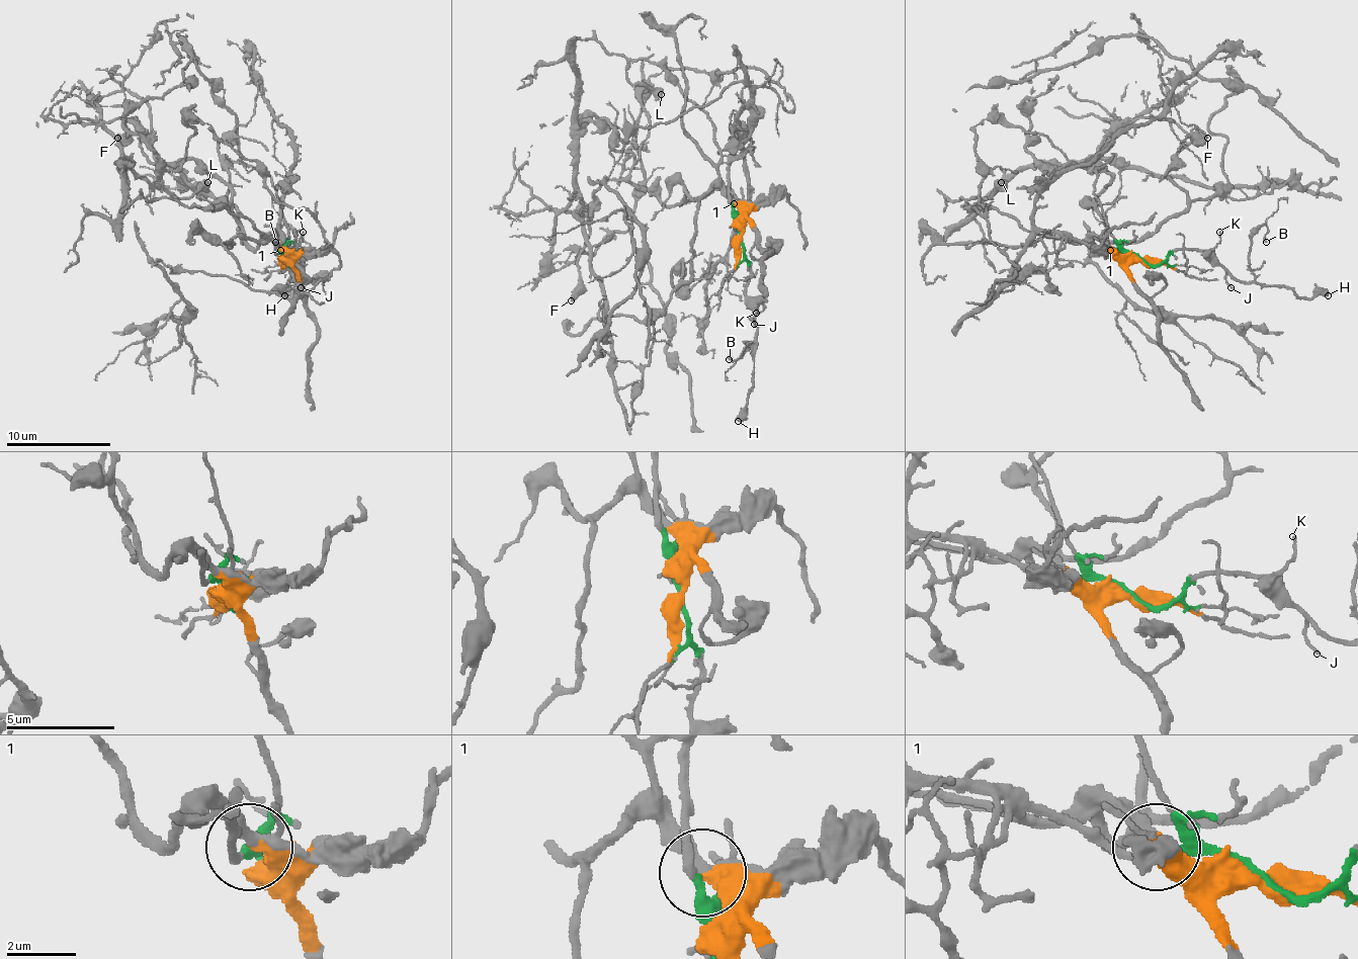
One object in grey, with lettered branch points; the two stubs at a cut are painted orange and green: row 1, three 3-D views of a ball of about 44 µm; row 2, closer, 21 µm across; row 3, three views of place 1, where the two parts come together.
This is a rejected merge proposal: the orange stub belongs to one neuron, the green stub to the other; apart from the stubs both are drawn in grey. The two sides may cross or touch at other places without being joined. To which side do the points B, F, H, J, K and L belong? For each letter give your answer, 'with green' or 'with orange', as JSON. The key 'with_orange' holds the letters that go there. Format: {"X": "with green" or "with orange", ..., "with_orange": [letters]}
{"B": "with green", "F": "with orange", "H": "with green", "J": "with green", "K": "with green", "L": "with orange", "with_orange": ["F", "L"]}

